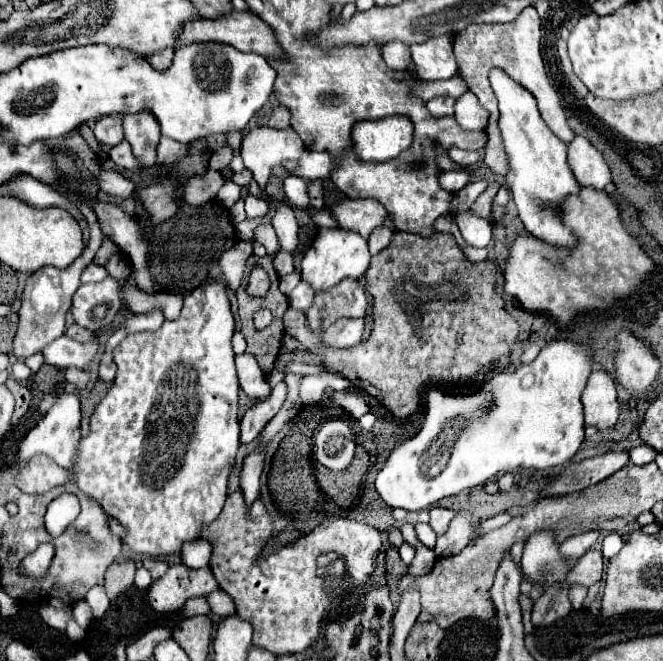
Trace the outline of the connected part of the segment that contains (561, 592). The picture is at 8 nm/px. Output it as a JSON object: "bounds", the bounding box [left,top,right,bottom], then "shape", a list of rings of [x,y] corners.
{"bounds":[531,584,571,626],"shape":[[[553,584],[535,602],[533,612],[531,612],[531,624],[533,626],[549,626],[555,620],[567,616],[569,612],[571,612],[571,602],[567,598],[567,590],[559,588],[559,584]]]}

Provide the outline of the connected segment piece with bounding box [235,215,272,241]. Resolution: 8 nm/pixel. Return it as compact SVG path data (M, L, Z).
M267 215L263 218L255 218L252 220L244 220L243 222L239 223L238 226L236 225L236 231L239 234L239 239L243 241L251 241L253 238L253 230L259 224L271 224L271 216Z

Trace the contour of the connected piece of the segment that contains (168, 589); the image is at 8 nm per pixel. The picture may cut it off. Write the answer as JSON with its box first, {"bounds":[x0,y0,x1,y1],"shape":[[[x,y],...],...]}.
{"bounds":[147,564,217,612],"shape":[[[173,564],[169,570],[153,582],[153,592],[149,588],[147,598],[157,612],[175,612],[185,600],[195,596],[207,596],[217,590],[215,576],[209,568],[187,570],[183,564]]]}

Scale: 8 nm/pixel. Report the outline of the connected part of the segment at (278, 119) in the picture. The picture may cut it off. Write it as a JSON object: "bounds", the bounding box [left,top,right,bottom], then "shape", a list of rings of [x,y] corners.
{"bounds":[269,106,289,128],"shape":[[[281,106],[273,108],[271,110],[271,116],[269,116],[269,126],[273,128],[287,128],[289,126],[289,112]]]}

